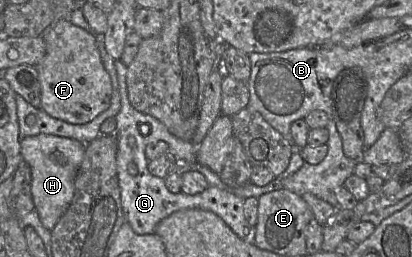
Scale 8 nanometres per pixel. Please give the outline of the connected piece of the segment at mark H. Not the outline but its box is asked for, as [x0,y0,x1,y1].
[20,134,86,231]

